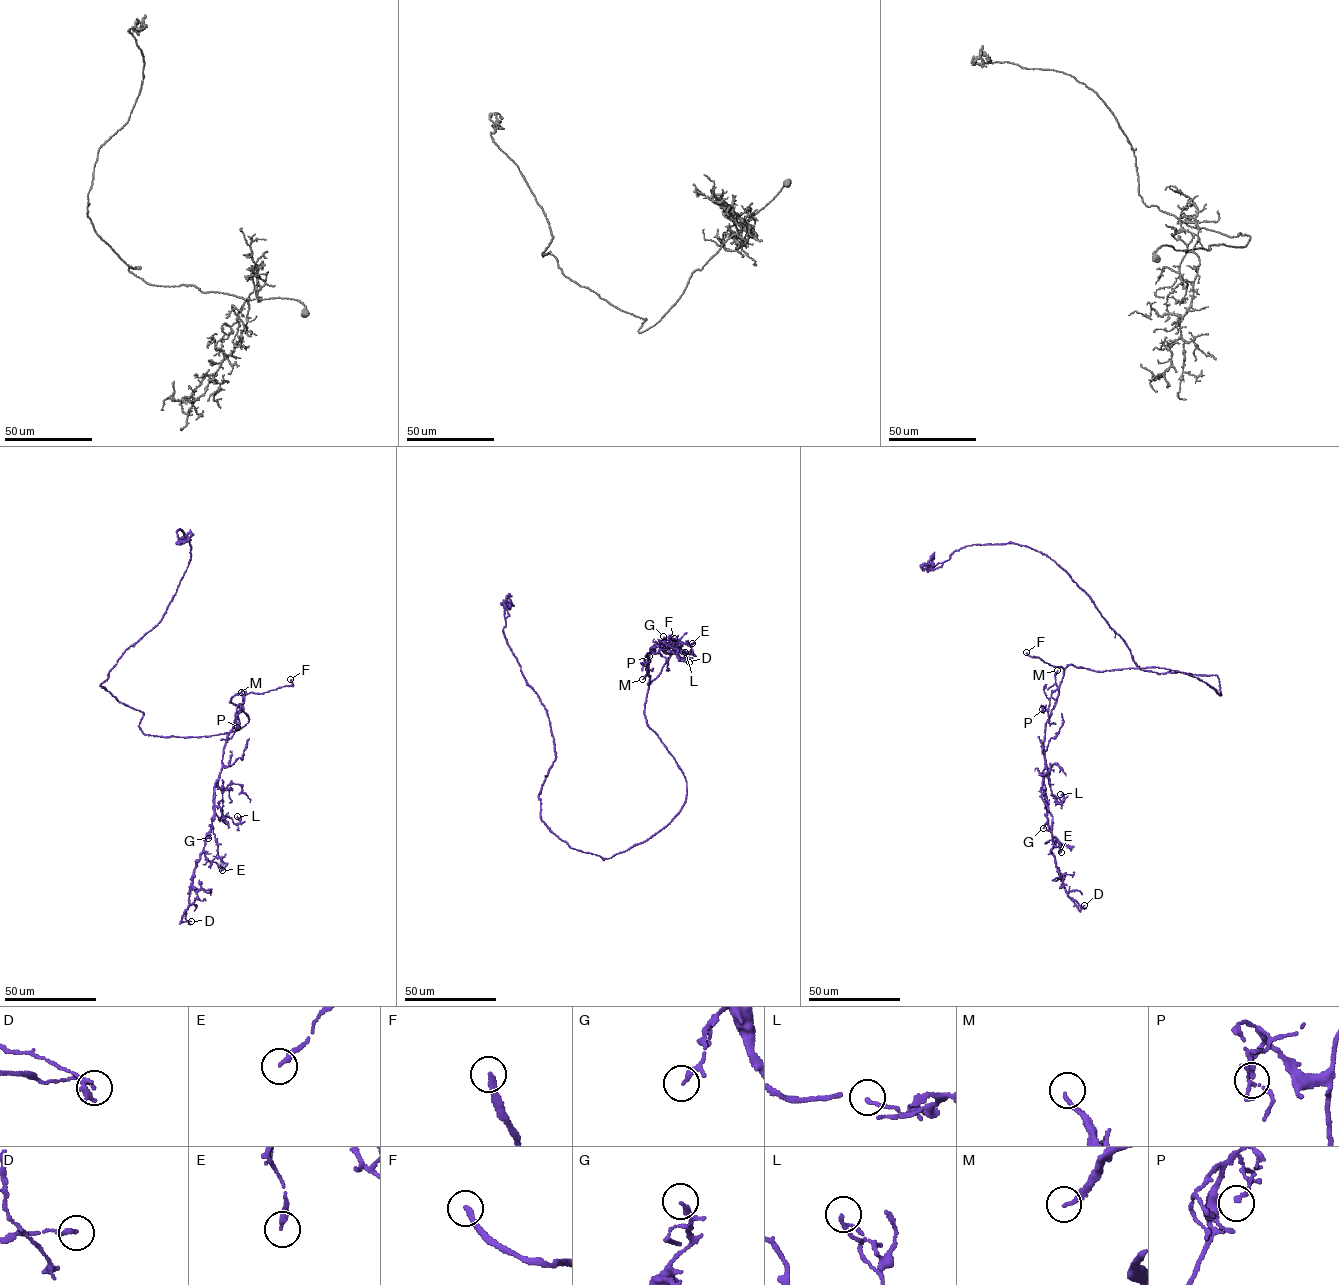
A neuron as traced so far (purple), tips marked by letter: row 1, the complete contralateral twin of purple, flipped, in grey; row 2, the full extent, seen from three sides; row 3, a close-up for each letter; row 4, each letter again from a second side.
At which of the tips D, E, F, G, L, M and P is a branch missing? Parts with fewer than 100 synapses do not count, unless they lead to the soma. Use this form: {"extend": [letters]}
{"extend": ["F"]}

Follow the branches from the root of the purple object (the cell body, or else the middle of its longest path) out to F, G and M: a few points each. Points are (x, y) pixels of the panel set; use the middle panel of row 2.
F: (643, 842), (678, 813), (686, 794), (682, 771), (648, 727), (644, 713), (649, 684), (680, 643), (674, 638)
G: (643, 842), (678, 813), (686, 794), (682, 771), (644, 715), (650, 677), (644, 658), (663, 636)
M: (643, 842), (678, 813), (687, 783), (647, 723), (650, 677), (644, 662), (649, 661), (642, 679)

